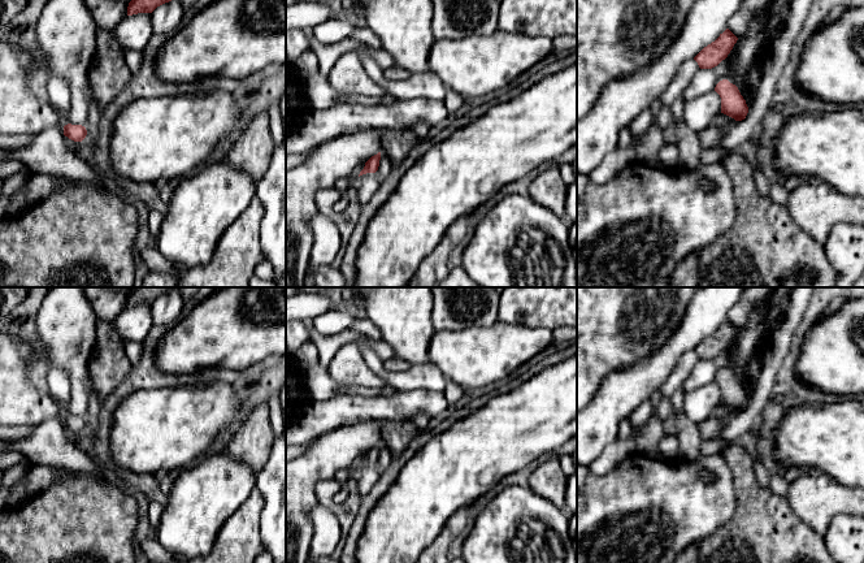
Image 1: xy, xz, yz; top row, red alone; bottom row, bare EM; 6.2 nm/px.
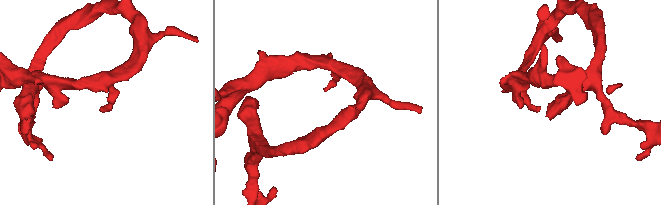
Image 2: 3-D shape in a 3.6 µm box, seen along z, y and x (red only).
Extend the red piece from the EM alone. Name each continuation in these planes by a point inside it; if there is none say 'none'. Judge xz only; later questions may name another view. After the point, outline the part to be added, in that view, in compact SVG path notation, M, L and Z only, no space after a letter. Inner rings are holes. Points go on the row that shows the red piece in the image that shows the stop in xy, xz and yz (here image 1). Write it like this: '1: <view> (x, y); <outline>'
none

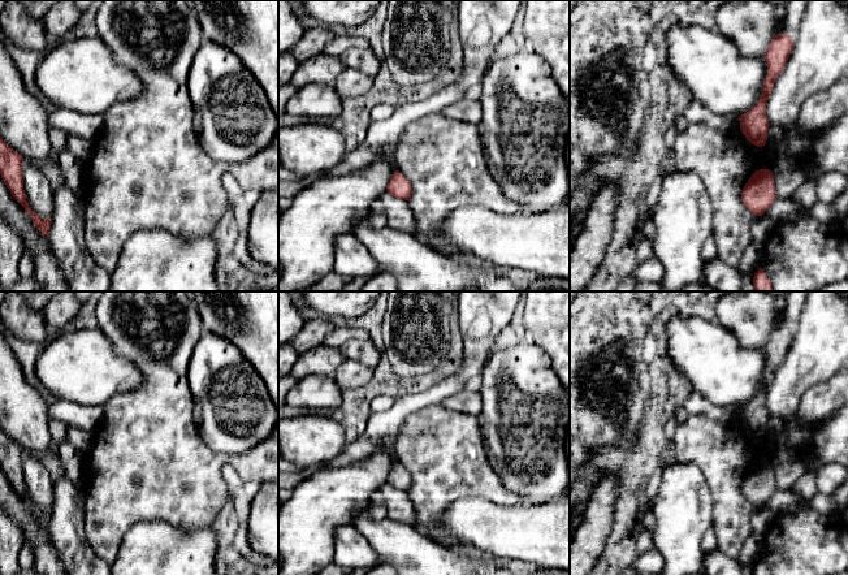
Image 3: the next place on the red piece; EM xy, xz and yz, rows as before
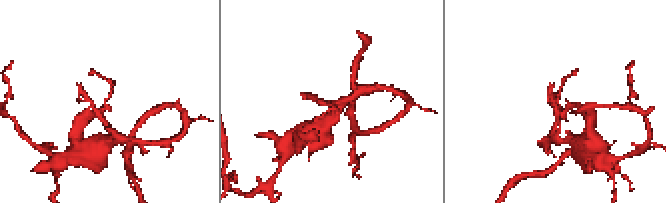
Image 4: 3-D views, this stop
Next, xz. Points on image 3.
none

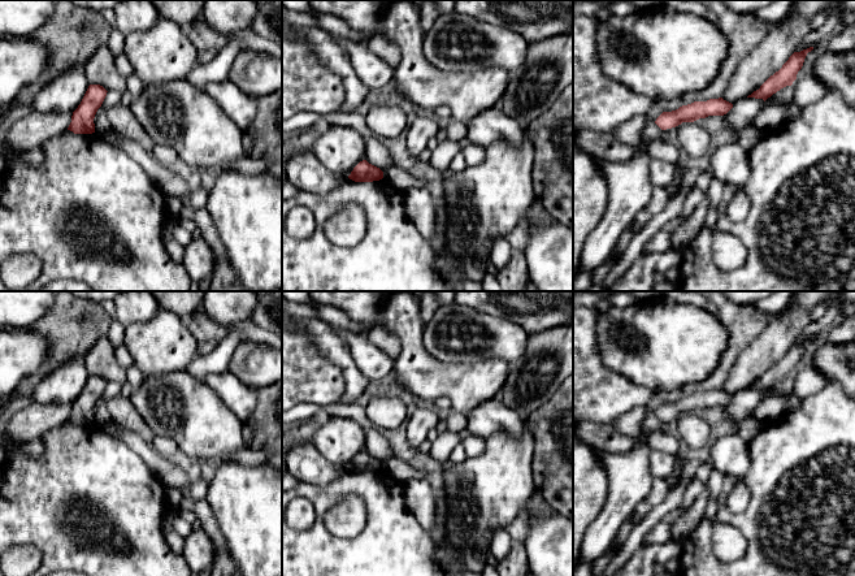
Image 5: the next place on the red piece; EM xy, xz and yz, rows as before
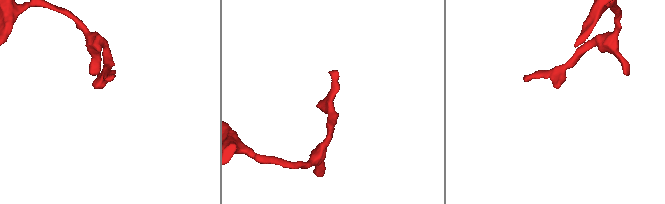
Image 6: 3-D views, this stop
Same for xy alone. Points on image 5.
none

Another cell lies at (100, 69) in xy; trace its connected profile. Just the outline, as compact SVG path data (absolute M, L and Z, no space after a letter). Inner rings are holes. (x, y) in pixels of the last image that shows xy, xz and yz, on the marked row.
M107 44L100 46L84 65L84 75L90 85L100 85L107 91L126 91L126 79L116 68L116 57Z

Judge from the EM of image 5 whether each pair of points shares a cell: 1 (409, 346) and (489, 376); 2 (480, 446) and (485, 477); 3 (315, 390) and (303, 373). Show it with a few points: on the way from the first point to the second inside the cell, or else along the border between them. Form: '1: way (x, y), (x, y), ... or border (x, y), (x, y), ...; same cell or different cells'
1: way (429, 366), (439, 376), (469, 376); same cell
2: border (486, 440), (486, 447), (481, 454), (467, 458); different cells
3: way (315, 386), (307, 377); same cell

